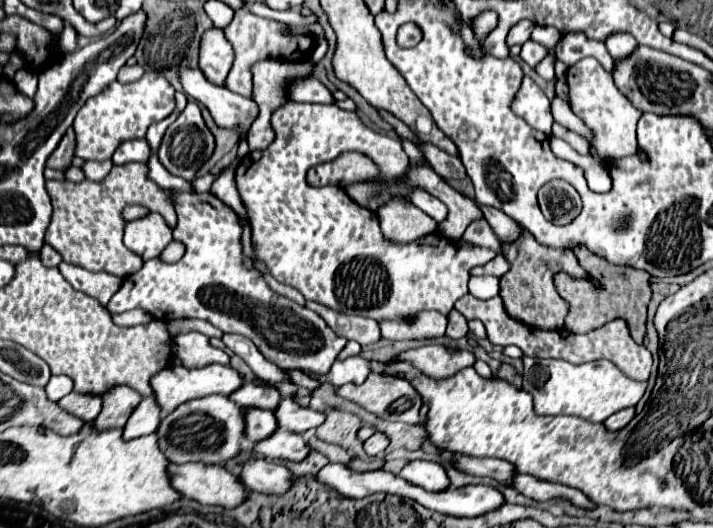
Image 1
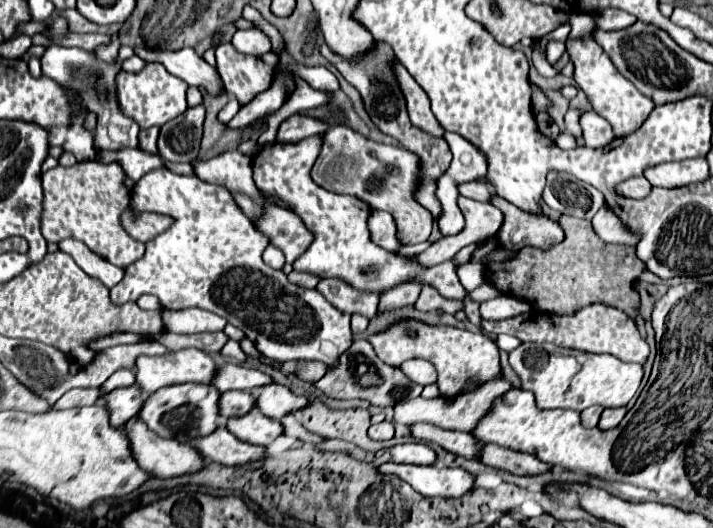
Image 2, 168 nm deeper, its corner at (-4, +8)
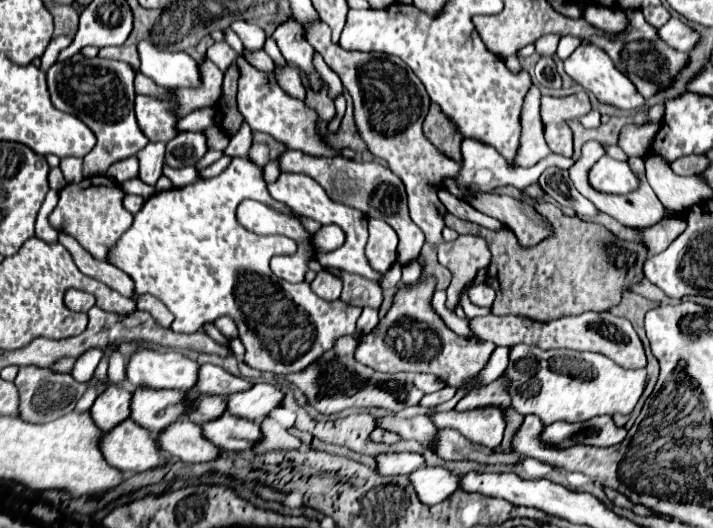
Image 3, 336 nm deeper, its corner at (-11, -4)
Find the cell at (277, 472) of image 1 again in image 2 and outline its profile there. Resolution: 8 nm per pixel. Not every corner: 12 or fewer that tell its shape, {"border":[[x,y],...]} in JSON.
{"border":[[217,424],[217,432],[189,440],[205,460],[225,466],[251,462],[263,446],[237,440]]}

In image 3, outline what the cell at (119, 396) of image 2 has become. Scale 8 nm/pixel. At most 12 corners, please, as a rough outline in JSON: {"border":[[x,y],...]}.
{"border":[[110,386],[90,408],[102,432],[130,418],[132,392]]}

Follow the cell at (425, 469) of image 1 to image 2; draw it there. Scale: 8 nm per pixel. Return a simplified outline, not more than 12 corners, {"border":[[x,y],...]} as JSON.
{"border":[[421,442],[389,448],[401,464],[435,464],[435,452]]}

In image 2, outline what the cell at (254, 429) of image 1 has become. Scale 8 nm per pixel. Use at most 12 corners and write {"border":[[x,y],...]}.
{"border":[[221,392],[225,416],[247,414],[255,404],[251,392]]}

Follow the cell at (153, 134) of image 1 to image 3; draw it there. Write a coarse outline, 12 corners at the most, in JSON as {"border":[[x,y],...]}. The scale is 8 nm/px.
{"border":[[164,142],[138,152],[140,180],[156,184],[164,168]]}

